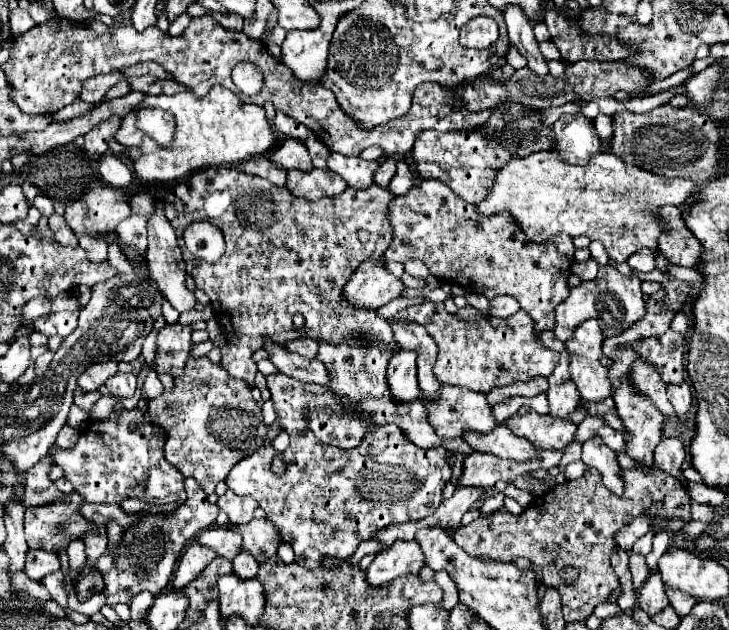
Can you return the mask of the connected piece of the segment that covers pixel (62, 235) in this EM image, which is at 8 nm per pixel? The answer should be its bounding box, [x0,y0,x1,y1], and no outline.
[48,214,78,246]

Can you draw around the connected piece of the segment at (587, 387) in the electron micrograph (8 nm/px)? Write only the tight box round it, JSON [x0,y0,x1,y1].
[566,320,612,402]

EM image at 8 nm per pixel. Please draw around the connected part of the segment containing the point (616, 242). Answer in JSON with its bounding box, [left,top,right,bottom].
[478,152,700,262]

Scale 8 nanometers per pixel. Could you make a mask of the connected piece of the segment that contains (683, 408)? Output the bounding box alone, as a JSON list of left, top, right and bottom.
[668,384,692,414]

